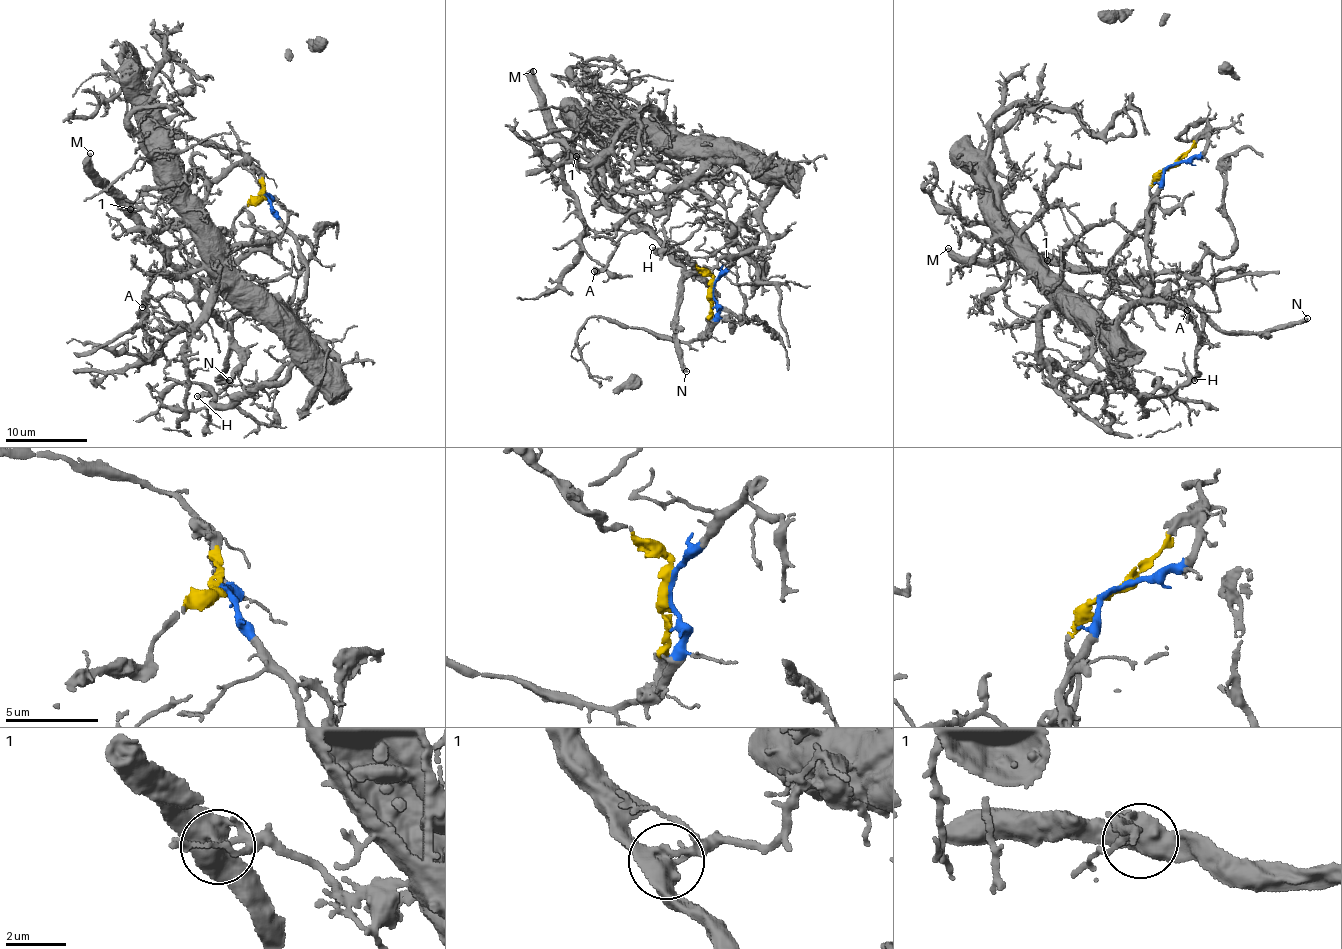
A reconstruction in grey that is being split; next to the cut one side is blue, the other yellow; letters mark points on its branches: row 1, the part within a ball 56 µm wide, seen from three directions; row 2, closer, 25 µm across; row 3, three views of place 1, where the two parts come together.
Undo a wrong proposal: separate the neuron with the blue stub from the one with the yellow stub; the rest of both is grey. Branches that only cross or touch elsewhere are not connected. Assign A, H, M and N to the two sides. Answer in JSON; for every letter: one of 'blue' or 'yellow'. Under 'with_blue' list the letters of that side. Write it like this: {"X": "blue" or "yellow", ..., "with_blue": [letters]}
{"A": "yellow", "H": "yellow", "M": "yellow", "N": "yellow", "with_blue": []}

